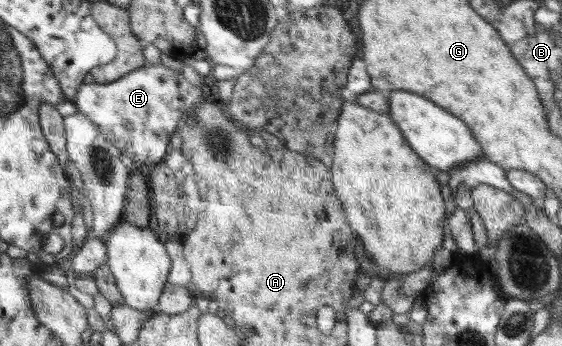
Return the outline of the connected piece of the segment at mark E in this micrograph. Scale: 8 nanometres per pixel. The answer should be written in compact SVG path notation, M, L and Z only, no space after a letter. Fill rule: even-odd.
M161 63L143 65L129 75L107 84L83 83L74 96L73 103L78 111L86 114L97 126L99 132L114 144L125 156L133 160L136 168L142 165L156 165L163 160L163 156L169 150L169 136L173 134L173 126L179 124L181 116L187 110L193 110L191 106L201 102L201 85L189 84L179 71L165 67Z

